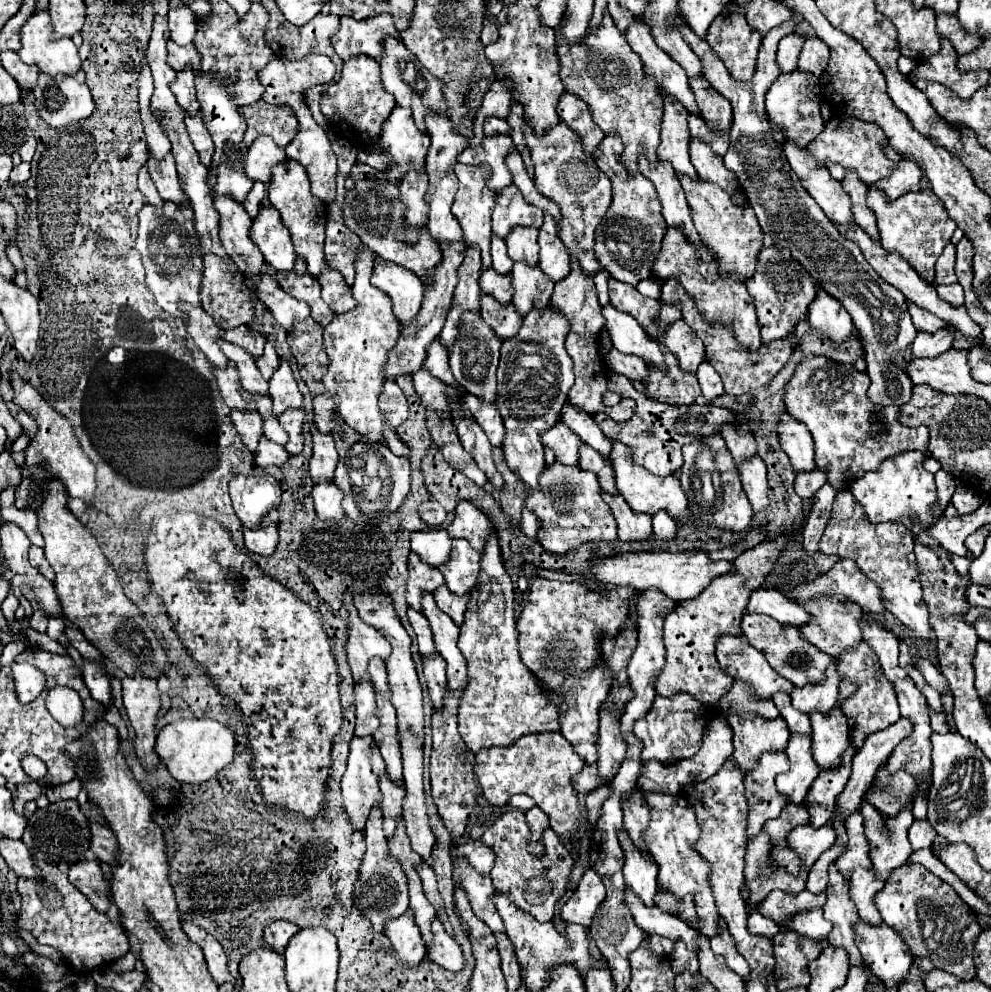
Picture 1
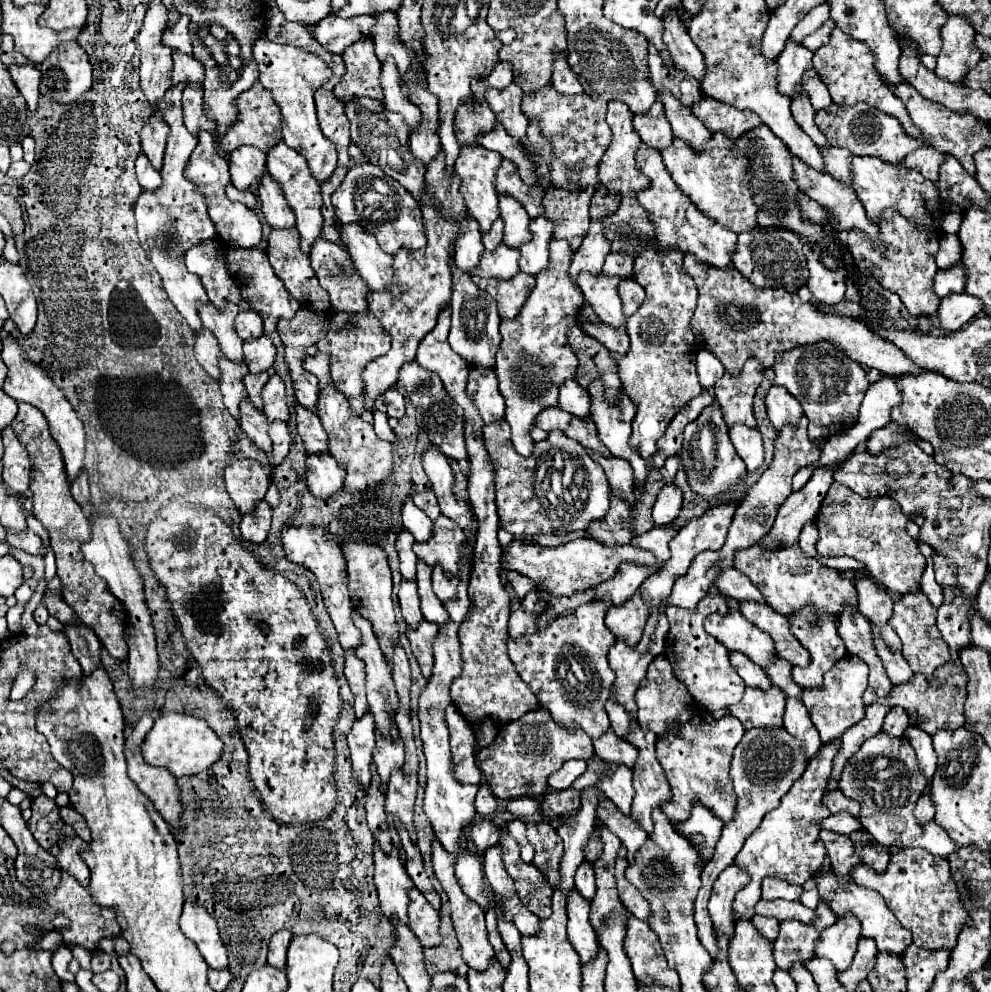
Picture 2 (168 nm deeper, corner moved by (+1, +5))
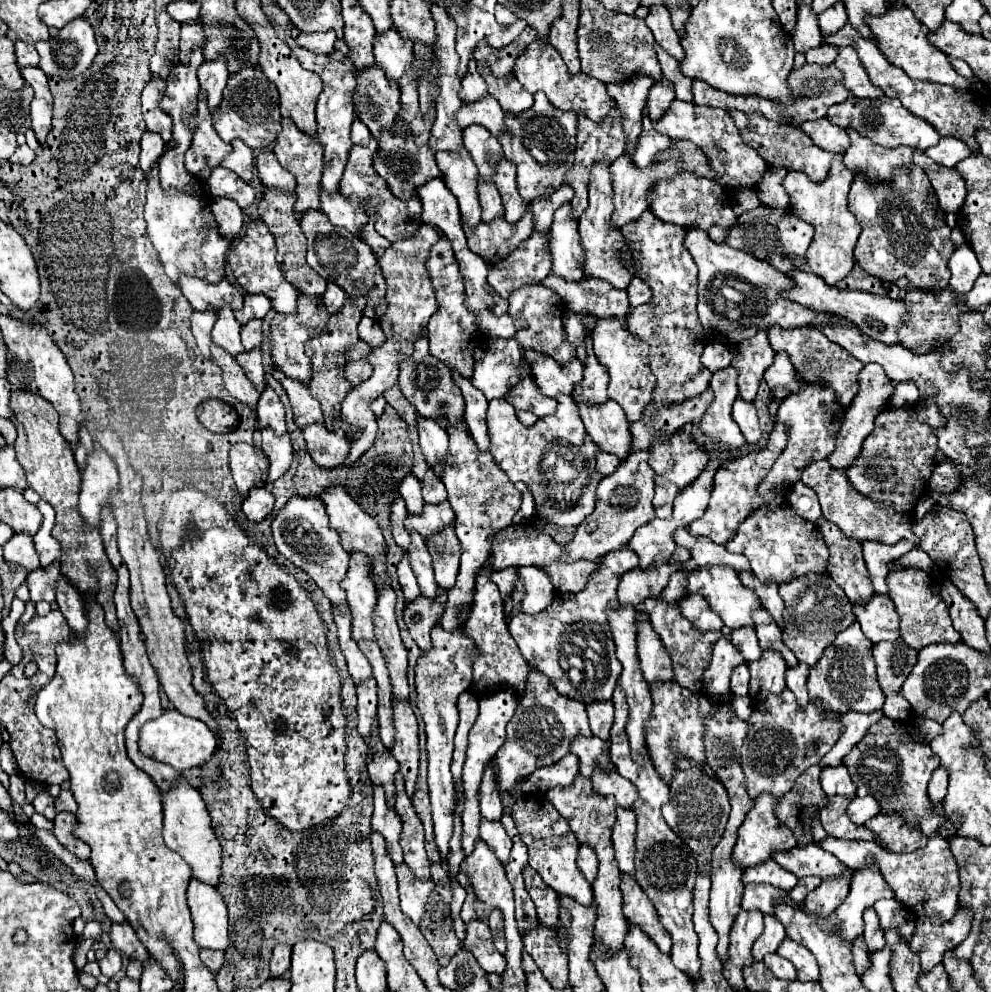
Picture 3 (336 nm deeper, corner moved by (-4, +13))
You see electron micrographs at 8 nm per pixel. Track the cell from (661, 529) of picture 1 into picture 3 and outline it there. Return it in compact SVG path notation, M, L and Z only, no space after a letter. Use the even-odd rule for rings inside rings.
M675 432L669 440L655 440L649 446L649 466L655 470L655 498L653 508L657 518L671 518L675 496L689 486L707 466L709 454L693 438L681 438L681 432Z

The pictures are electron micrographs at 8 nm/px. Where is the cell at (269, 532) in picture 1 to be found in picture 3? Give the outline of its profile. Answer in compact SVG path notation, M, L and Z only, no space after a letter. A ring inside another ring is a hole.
M255 486L249 490L249 496L243 500L241 510L249 520L261 522L273 510L273 502L275 502L275 498L267 488Z

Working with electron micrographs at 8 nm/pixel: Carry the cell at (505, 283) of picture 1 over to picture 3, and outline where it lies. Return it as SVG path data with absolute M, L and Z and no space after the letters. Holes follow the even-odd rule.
M527 204L525 214L515 222L507 222L503 216L493 218L493 222L479 222L479 226L471 228L463 220L463 232L467 236L467 246L471 252L485 258L491 266L499 264L503 258L507 258L519 242L531 236L533 228L533 214Z

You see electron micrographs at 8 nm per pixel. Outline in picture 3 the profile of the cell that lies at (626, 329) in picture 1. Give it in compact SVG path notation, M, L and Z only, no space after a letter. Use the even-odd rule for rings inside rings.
M595 162L591 168L591 180L589 180L589 208L579 218L581 244L585 250L585 276L611 282L611 286L615 288L627 288L633 278L631 250L625 244L621 230L611 224L613 210L615 210L613 208L613 180L611 180L609 166L605 166L603 162Z

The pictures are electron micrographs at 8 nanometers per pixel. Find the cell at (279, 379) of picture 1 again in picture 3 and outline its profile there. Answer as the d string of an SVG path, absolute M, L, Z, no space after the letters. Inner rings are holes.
M271 388L263 390L255 412L257 412L257 428L259 430L271 428L275 434L287 432L285 430L285 408L283 408L279 396Z

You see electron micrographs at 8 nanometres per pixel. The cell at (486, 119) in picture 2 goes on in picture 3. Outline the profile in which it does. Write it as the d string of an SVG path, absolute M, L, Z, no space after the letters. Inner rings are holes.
M471 56L471 62L469 62L469 68L467 68L467 74L463 76L461 80L461 90L459 90L459 98L463 102L473 102L473 100L479 100L487 96L487 86L483 82L483 78L479 76L479 72L475 70L475 58Z

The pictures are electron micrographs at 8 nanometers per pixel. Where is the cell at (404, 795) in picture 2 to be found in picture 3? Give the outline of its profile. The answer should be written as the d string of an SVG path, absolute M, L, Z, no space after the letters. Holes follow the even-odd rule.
M393 700L393 724L395 724L395 742L391 746L393 756L401 766L405 778L405 790L413 796L417 770L419 770L419 738L417 738L417 718L407 700Z

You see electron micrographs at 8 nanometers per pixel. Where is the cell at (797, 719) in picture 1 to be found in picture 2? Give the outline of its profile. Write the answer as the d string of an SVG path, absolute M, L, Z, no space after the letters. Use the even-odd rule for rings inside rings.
M778 660L778 662L774 662L774 666L770 666L770 670L766 670L766 674L768 674L770 682L772 682L776 688L780 688L780 690L784 692L786 698L802 700L802 688L792 680L790 670L792 670L790 664Z

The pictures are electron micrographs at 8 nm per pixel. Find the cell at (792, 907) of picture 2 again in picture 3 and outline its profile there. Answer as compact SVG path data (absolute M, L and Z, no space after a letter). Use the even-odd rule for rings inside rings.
M747 884L743 898L741 898L741 908L743 910L759 910L763 914L773 914L773 906L777 900L791 900L787 892L767 886L767 884Z

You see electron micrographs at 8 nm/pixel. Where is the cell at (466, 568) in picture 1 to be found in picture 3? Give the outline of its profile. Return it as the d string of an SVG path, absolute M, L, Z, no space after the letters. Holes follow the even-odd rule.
M441 502L441 504L425 504L421 514L407 514L405 518L405 528L411 532L419 532L423 538L427 538L433 532L443 530L443 526L451 524L455 518L455 512L451 510L449 502Z

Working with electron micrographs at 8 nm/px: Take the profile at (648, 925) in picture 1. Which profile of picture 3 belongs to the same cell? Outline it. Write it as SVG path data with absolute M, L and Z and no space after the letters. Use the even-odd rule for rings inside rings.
M617 806L617 822L613 826L613 844L615 858L621 872L633 874L633 856L635 856L635 810Z

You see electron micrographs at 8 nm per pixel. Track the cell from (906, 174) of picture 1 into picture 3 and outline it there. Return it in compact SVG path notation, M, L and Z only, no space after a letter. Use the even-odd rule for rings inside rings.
M941 138L939 144L931 146L925 150L925 154L935 160L937 164L941 166L947 166L947 168L953 168L959 160L967 158L967 156L973 156L973 150L969 150L961 140L957 138Z

